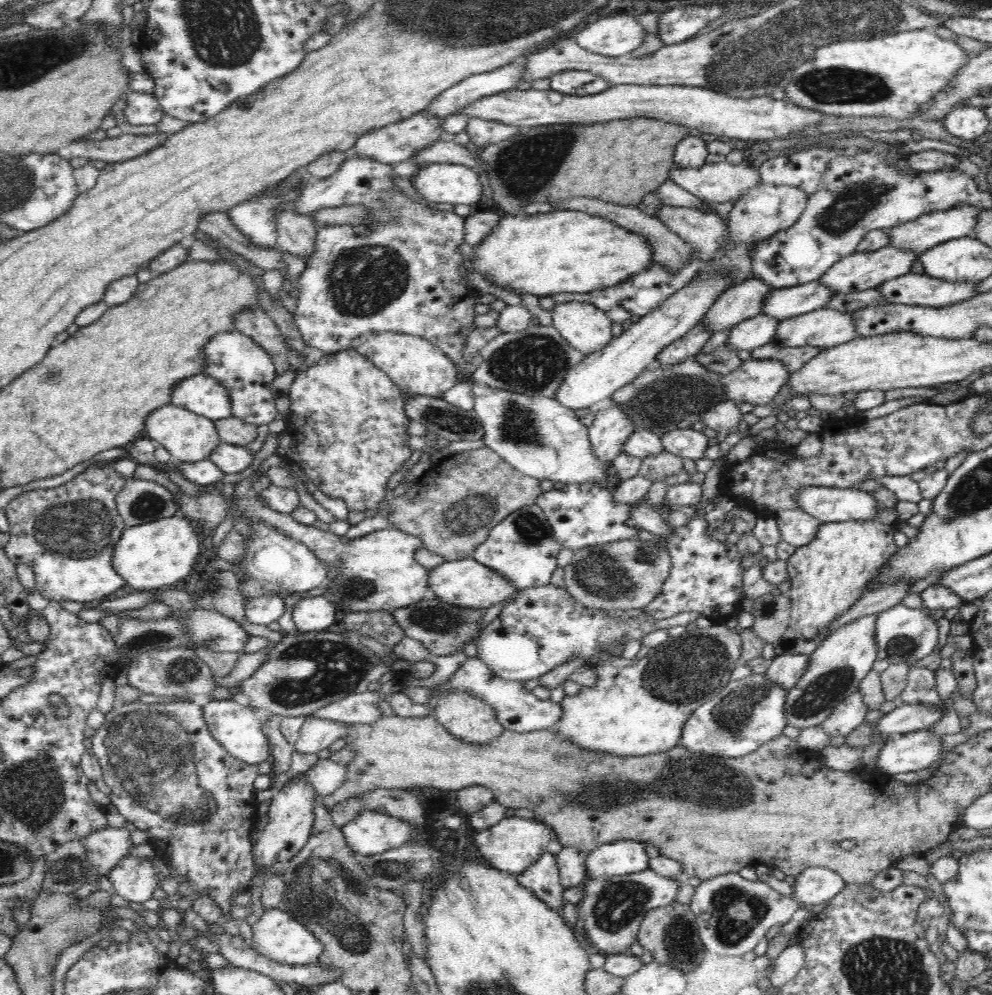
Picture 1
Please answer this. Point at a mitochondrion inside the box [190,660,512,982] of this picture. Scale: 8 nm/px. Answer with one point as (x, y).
(327, 909)

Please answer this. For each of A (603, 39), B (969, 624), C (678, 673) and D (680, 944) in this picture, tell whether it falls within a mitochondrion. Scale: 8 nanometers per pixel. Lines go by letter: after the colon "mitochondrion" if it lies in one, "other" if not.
A: other
B: other
C: mitochondrion
D: mitochondrion

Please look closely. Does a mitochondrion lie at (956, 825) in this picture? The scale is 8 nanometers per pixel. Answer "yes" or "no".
no

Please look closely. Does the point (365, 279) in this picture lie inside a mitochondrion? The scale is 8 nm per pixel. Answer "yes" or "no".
yes

